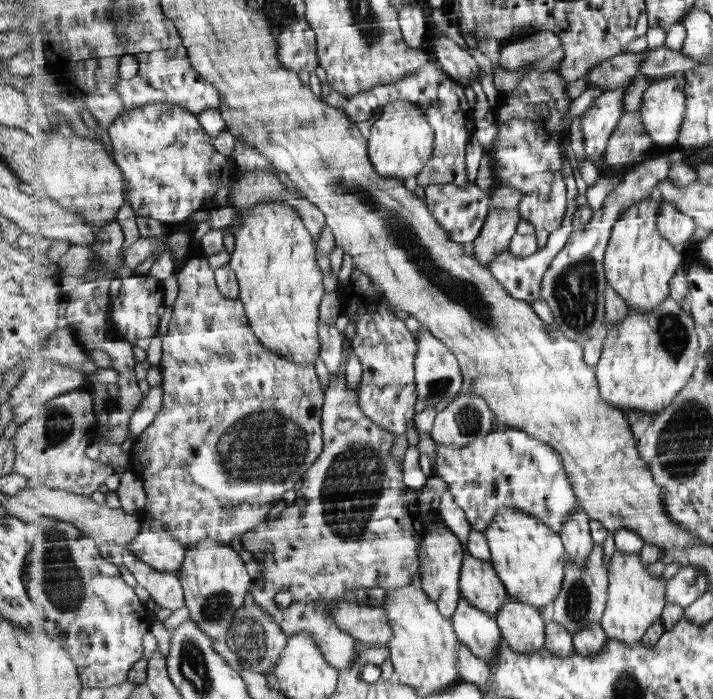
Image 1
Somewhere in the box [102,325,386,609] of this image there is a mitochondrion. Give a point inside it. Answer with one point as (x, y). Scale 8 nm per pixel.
(260, 449)

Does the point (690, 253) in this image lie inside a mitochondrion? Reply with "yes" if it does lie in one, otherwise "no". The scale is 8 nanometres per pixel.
no

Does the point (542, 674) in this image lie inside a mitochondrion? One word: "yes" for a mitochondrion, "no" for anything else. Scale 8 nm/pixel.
no

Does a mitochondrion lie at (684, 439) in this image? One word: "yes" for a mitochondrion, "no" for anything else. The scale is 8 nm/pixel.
yes

